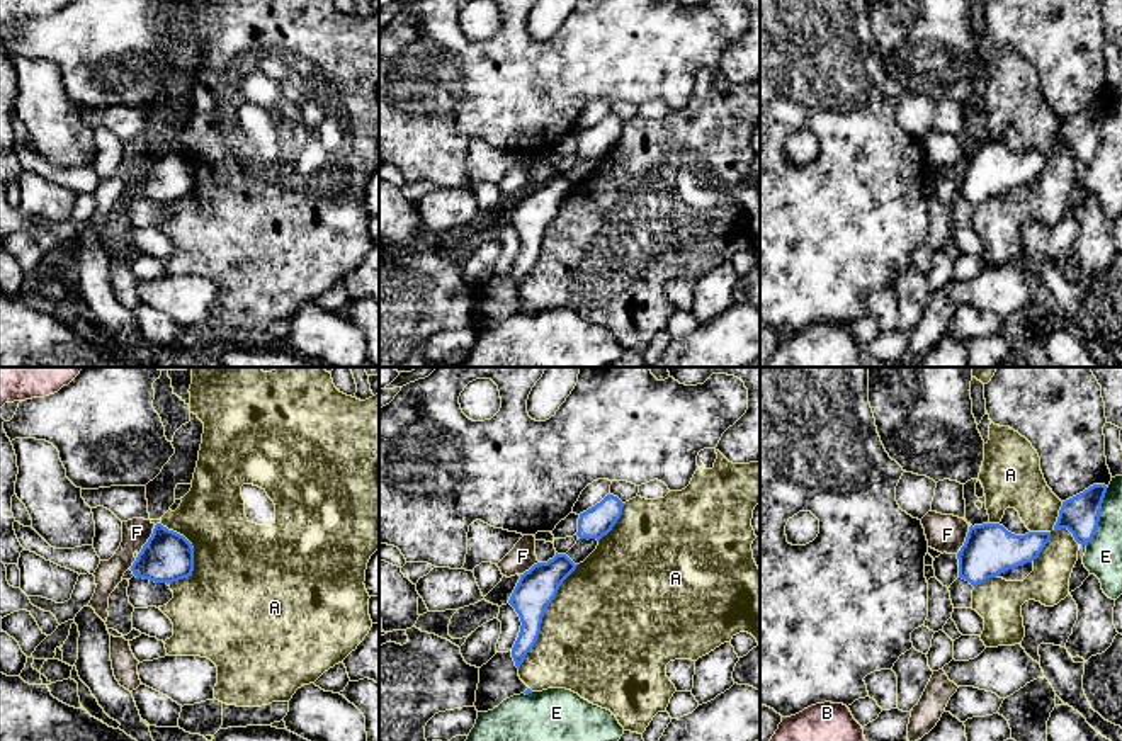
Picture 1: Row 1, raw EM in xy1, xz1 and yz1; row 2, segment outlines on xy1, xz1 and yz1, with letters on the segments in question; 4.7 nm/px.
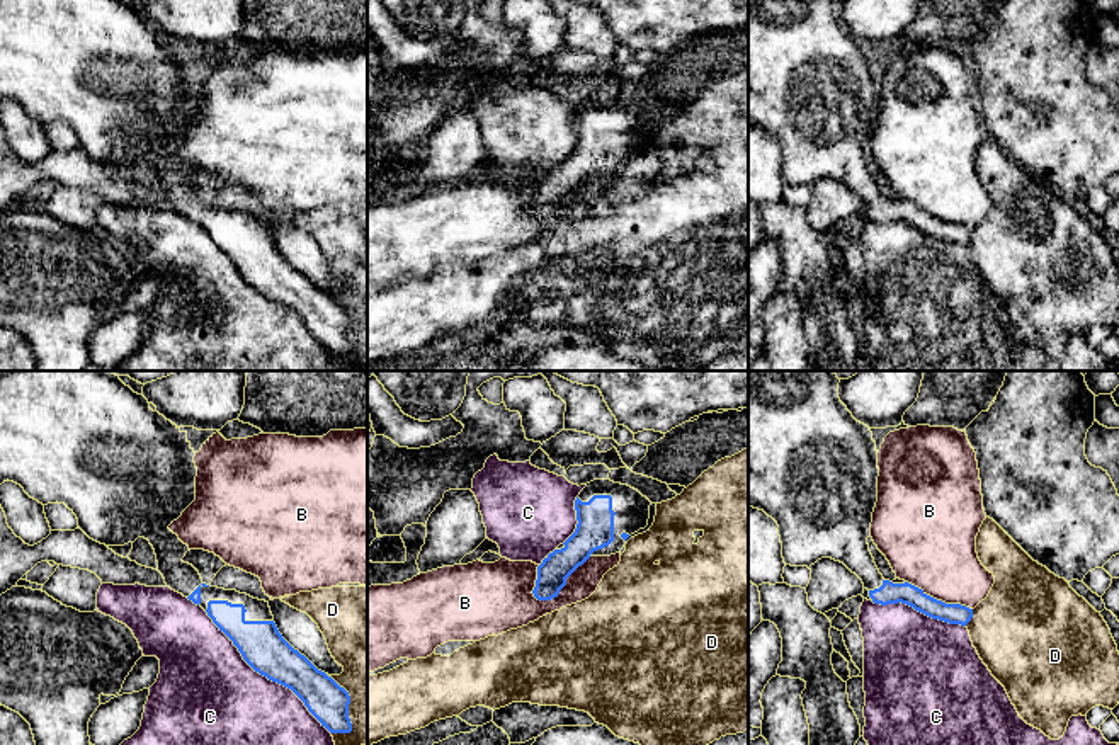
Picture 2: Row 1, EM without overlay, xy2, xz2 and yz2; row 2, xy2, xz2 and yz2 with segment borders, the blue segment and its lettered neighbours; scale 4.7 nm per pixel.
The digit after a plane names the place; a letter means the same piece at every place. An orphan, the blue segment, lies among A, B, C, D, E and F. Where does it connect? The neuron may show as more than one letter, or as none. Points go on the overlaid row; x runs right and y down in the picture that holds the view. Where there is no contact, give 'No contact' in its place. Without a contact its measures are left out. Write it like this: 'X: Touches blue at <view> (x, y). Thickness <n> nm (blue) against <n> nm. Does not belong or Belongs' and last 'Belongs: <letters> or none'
A: Touches blue at xz1 (543, 616). Thickness 190 nm (blue) against 500 nm. Does not belong
B: Touches blue at xz2 (563, 585). Thickness 140 nm (blue) against 220 nm. Does not belong
C: Touches blue at xy2 (266, 676). Thickness 220 nm (blue) against 420 nm. Does not belong
D: Touches blue at xy2 (349, 703). Thickness 190 nm (blue) against 260 nm. Does not belong
E: Touches blue at yz1 (1099, 517). Thickness 180 nm (blue) against 180 nm. Does not belong
F: Touches blue at xy1 (148, 541). Thickness 240 nm (blue) against 130 nm. Does not belong
Belongs: none

